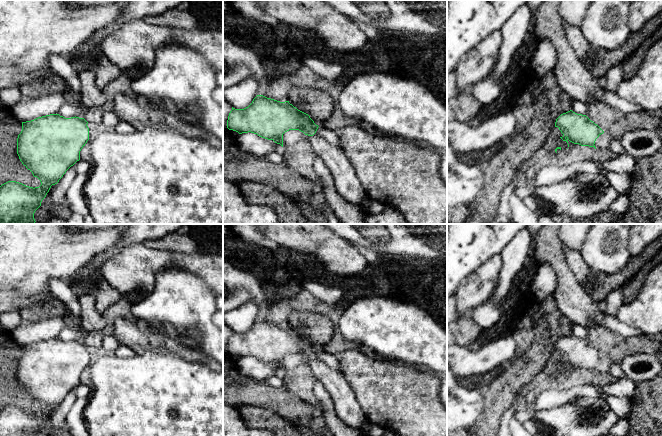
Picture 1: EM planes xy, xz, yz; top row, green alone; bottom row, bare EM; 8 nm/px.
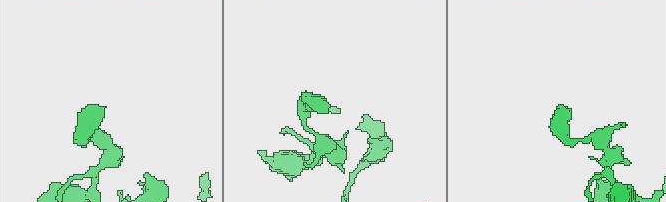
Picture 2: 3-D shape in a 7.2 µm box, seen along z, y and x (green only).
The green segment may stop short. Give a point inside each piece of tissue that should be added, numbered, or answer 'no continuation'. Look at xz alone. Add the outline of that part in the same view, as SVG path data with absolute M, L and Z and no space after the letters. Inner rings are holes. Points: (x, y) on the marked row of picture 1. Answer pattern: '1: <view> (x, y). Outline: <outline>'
1: xz (348, 185). Outline: M313 135L308 141L314 154L320 156L329 168L339 194L348 202L361 205L367 193L344 151L319 136Z

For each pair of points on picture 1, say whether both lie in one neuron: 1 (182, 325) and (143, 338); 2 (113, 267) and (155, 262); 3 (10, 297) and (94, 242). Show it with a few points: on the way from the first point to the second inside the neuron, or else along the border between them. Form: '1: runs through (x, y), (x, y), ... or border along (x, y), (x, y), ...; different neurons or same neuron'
1: border along (148, 324), (155, 328), (163, 329); different neurons
2: runs through (123, 267), (135, 267), (145, 263); same neuron
3: border along (10, 289), (27, 295), (35, 295), (43, 291); different neurons

